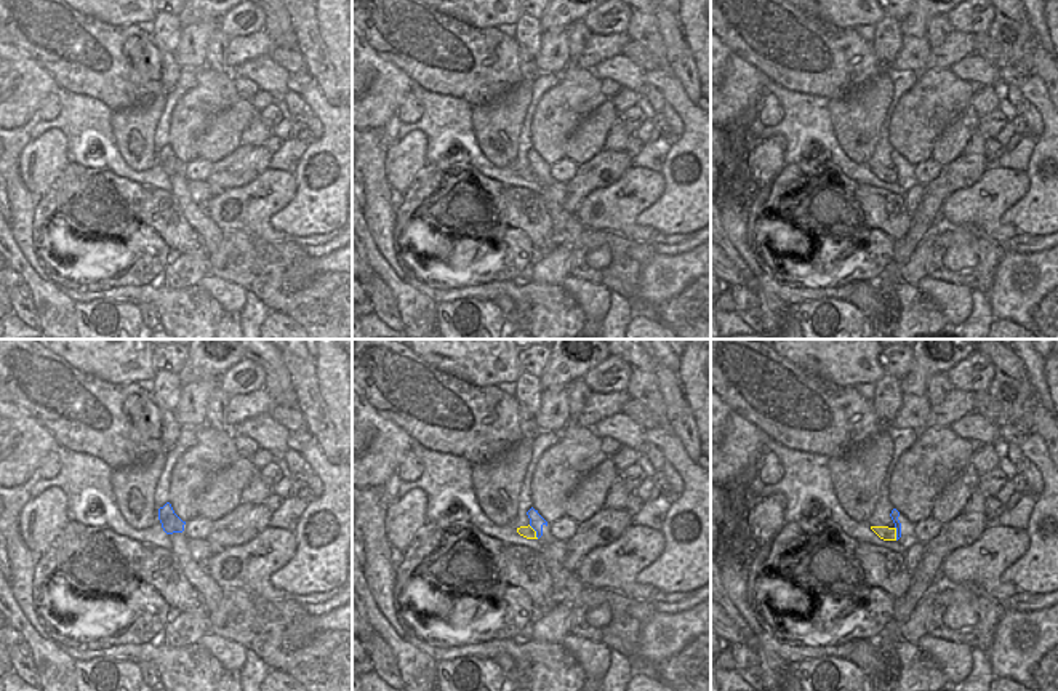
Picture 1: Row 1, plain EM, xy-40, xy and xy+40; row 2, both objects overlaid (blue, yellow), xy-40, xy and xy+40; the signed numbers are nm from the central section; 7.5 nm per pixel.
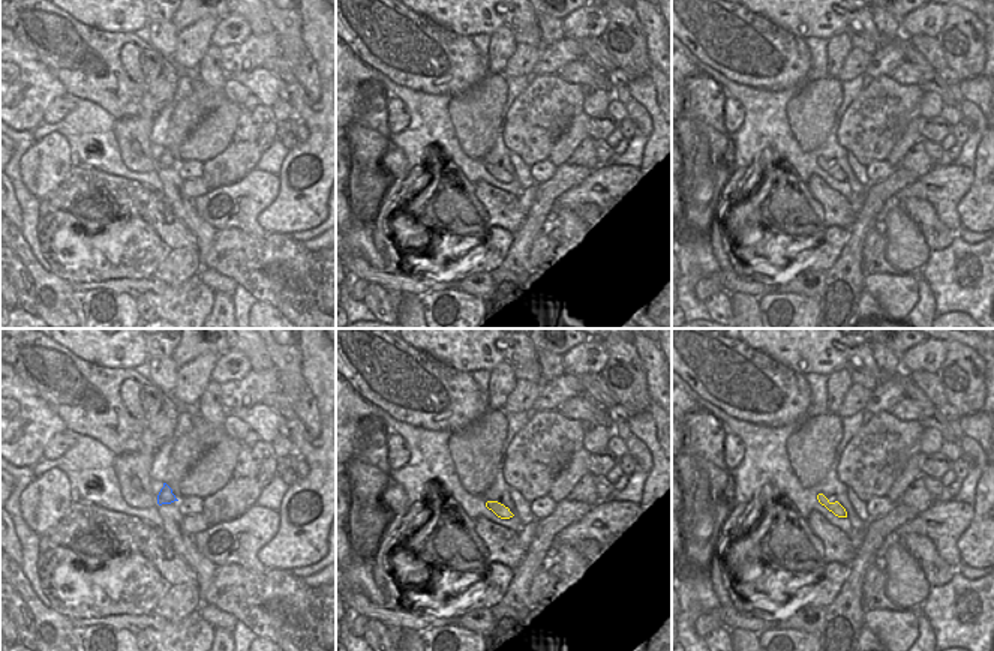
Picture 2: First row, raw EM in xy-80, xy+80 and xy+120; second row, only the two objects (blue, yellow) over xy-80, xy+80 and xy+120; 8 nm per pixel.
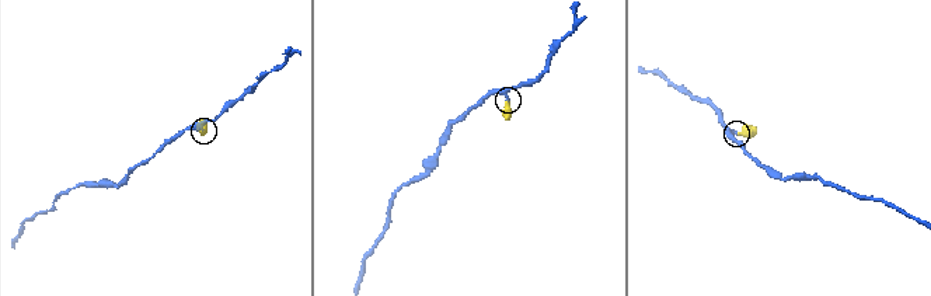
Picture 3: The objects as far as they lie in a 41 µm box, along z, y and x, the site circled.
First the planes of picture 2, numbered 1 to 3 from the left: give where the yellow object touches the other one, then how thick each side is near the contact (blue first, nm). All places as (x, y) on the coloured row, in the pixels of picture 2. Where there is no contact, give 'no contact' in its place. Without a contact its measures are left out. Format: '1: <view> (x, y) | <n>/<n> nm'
1: no contact
2: no contact
3: no contact

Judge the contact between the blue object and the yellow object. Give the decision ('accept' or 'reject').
accept

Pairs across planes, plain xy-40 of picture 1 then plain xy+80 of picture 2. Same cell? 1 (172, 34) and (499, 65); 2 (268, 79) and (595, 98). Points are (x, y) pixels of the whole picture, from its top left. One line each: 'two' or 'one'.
1: one
2: two

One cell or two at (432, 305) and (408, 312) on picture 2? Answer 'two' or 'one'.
two

